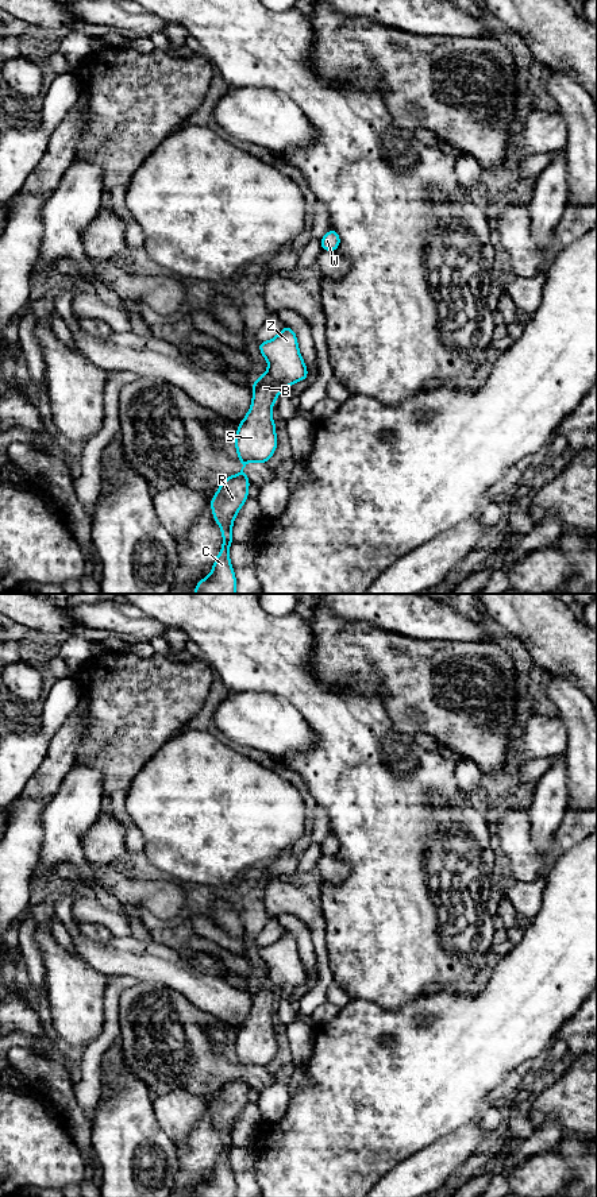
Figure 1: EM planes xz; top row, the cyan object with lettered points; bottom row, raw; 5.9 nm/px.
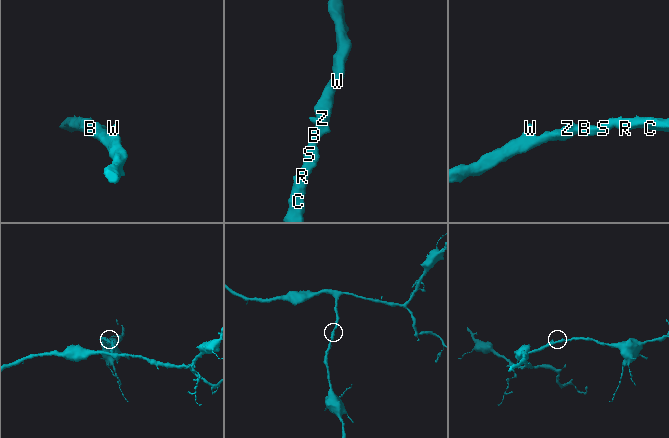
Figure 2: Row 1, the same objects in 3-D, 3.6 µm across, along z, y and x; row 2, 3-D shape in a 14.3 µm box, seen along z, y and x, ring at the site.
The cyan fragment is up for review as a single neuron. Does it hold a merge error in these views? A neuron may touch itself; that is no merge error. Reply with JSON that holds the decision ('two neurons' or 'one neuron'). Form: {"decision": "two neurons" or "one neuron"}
{"decision": "one neuron"}

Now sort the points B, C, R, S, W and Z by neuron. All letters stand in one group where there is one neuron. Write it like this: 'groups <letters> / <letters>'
groups B C R S W Z

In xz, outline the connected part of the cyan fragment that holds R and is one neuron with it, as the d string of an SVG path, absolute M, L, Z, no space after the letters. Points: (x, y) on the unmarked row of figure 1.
M284 931L282 935L281 935L274 943L267 945L267 946L259 946L259 957L261 957L261 958L263 959L263 962L267 965L269 972L267 972L266 977L265 977L262 981L257 982L257 985L254 986L254 989L253 989L253 992L251 992L251 993L253 993L253 1007L251 1007L250 1015L247 1016L246 1022L244 1022L244 1023L240 1026L240 1028L238 1030L238 1036L236 1036L236 1040L235 1040L235 1053L236 1053L236 1055L238 1055L239 1066L242 1067L243 1071L242 1071L242 1074L240 1074L239 1078L235 1078L235 1080L230 1081L230 1082L226 1082L226 1084L222 1086L222 1089L220 1089L220 1092L217 1093L215 1101L213 1101L213 1103L211 1104L211 1107L209 1107L209 1108L211 1108L211 1112L212 1112L212 1119L213 1119L213 1121L215 1121L215 1125L216 1125L216 1128L217 1128L217 1130L220 1131L220 1134L222 1134L223 1151L222 1151L222 1154L220 1154L220 1157L219 1157L219 1159L217 1159L217 1162L216 1162L216 1165L215 1165L215 1167L213 1167L213 1170L212 1170L212 1177L211 1177L207 1182L201 1184L201 1185L196 1189L194 1197L235 1197L236 1184L235 1184L235 1178L234 1178L232 1170L231 1170L228 1154L230 1154L230 1150L234 1147L234 1146L232 1146L232 1140L231 1140L234 1124L235 1124L236 1119L239 1117L242 1109L243 1109L243 1108L247 1105L247 1103L249 1103L247 1094L249 1094L249 1090L250 1090L250 1085L249 1085L247 1080L243 1077L243 1073L244 1073L246 1069L250 1067L250 1066L259 1066L259 1067L267 1067L267 1066L269 1066L269 1063L271 1062L271 1059L276 1057L276 1053L277 1053L277 1049L278 1049L278 1045L277 1045L277 1042L276 1042L276 1028L274 1028L274 1026L273 1026L273 1023L271 1023L271 1012L273 1012L273 1009L274 1009L274 1007L276 1007L278 999L280 999L285 992L288 992L288 991L290 991L290 989L293 989L293 988L296 988L296 986L298 986L298 985L304 985L304 984L308 982L308 974L307 974L307 972L305 972L304 964L303 964L301 959L300 959L298 949L297 949L297 942L296 942L296 938L294 938L294 935L293 935L292 932Z

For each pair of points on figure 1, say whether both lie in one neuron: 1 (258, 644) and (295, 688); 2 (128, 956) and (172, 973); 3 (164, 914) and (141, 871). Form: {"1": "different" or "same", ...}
{"1": "same", "2": "same", "3": "different"}

